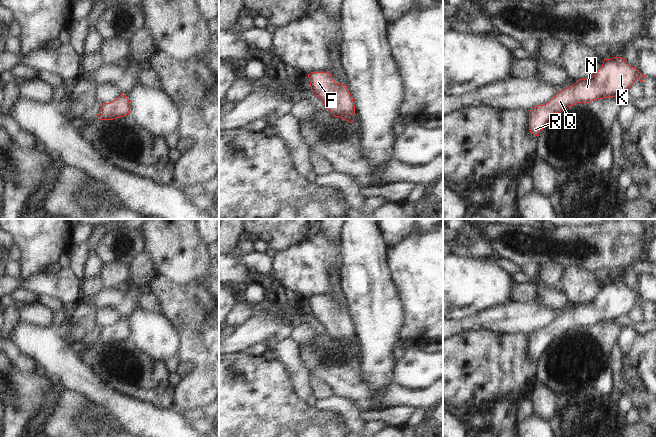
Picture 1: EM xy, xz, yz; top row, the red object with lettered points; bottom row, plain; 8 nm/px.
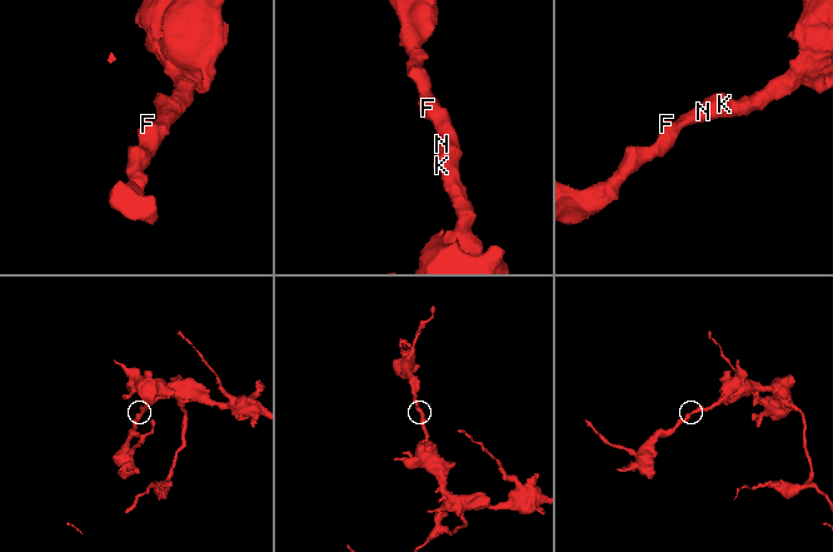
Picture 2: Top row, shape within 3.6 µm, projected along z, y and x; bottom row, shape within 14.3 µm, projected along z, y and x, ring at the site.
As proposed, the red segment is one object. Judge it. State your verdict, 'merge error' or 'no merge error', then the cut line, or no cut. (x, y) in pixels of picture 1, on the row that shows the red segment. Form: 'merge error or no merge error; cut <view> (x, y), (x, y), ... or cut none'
no merge error; cut none

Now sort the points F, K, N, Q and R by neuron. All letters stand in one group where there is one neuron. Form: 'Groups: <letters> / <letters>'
Groups: F K N Q R.

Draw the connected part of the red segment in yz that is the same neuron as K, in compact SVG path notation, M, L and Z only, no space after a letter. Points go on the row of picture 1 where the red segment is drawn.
M622 57L604 59L602 67L593 77L579 79L574 85L559 91L549 102L533 107L529 111L530 132L538 137L556 113L577 103L586 104L596 99L615 97L623 91L628 92L636 79L639 79L642 83L644 78L645 75L641 74L636 67L631 67Z

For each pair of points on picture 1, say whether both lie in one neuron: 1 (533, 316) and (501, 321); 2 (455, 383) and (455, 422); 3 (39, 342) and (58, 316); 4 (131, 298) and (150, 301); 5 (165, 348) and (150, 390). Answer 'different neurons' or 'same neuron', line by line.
1: same neuron
2: different neurons
3: different neurons
4: different neurons
5: different neurons

